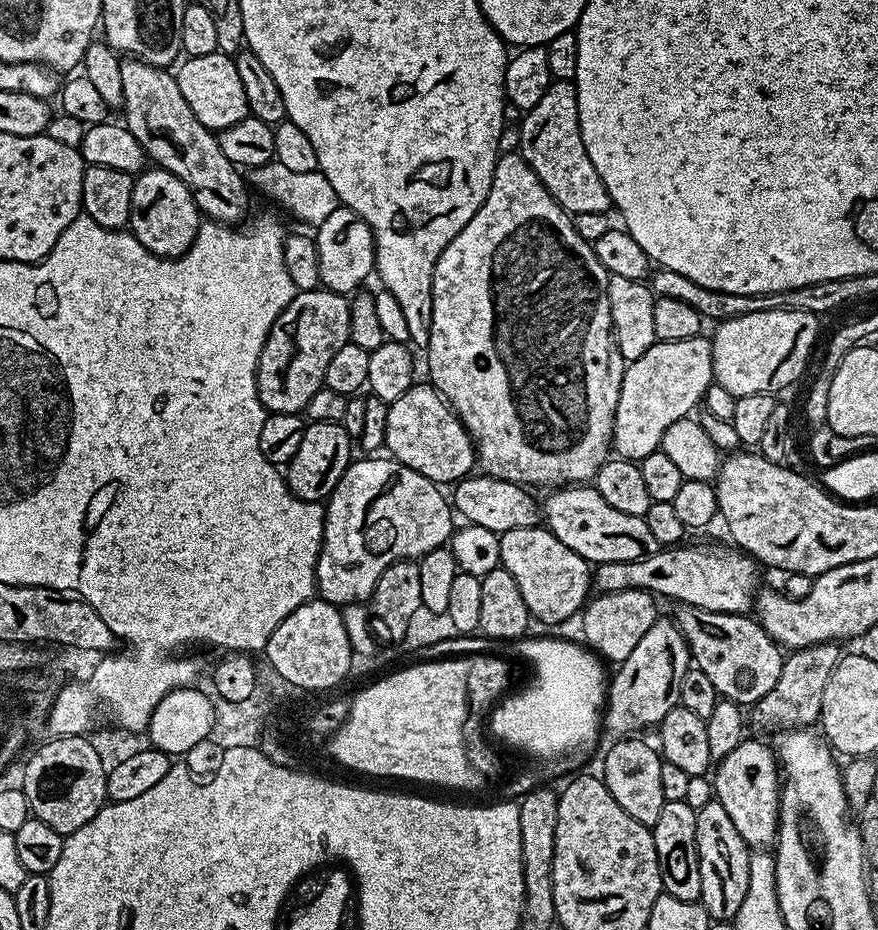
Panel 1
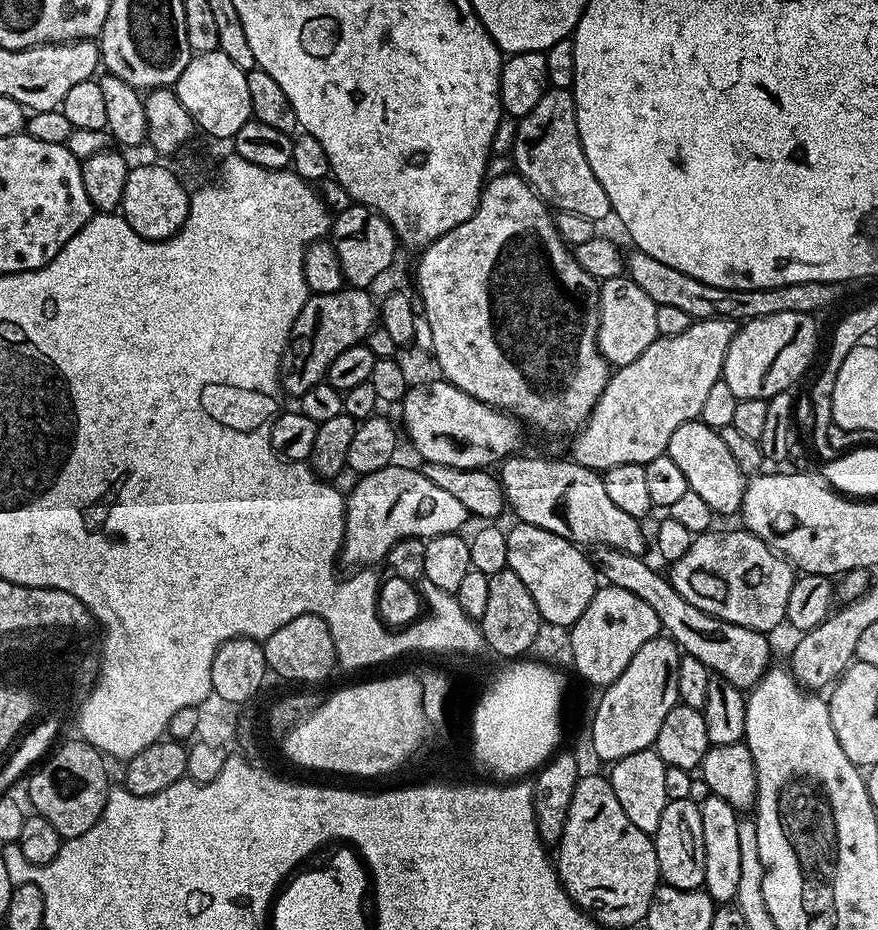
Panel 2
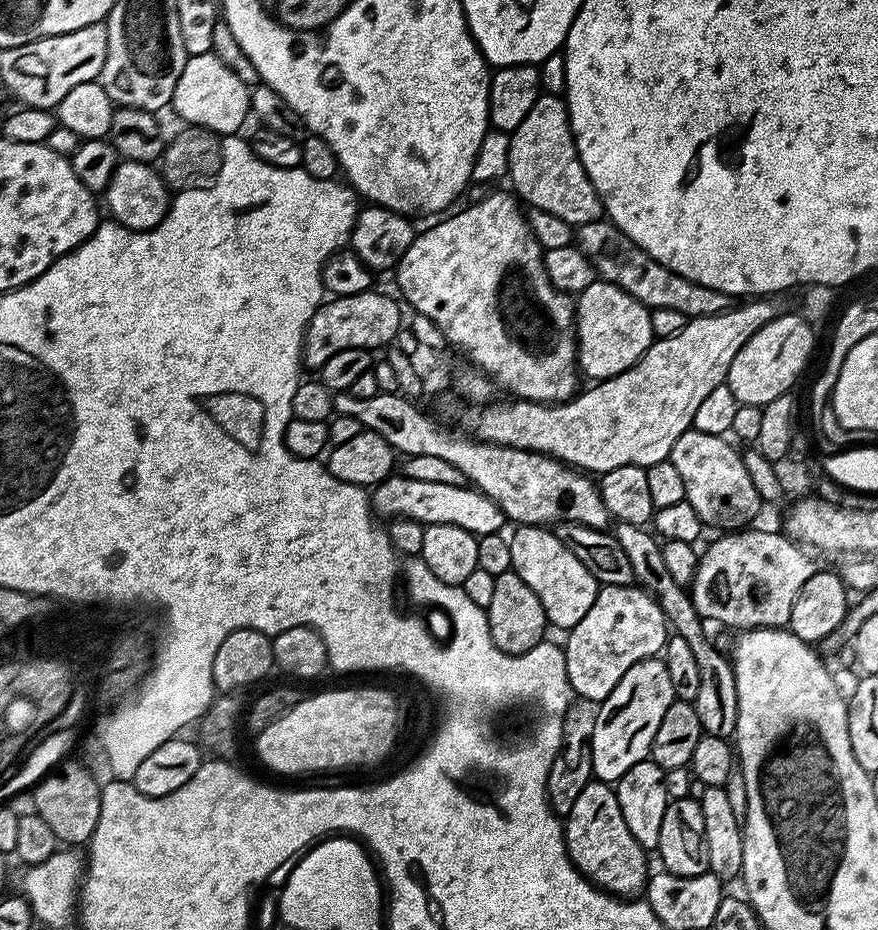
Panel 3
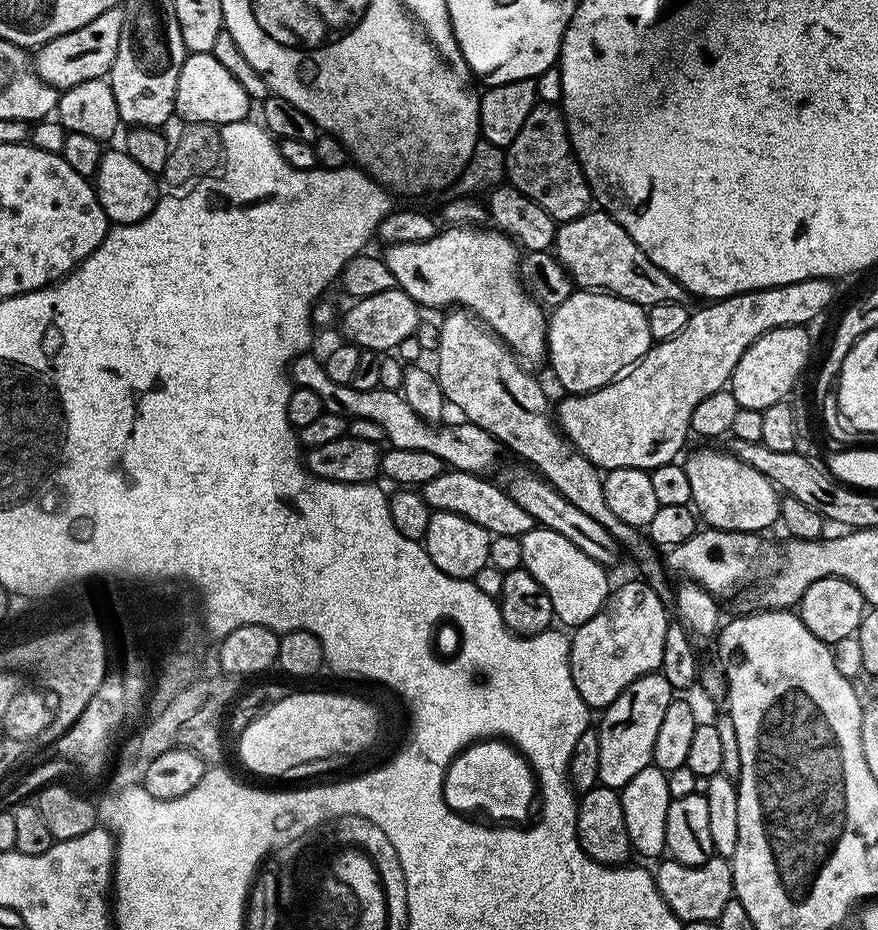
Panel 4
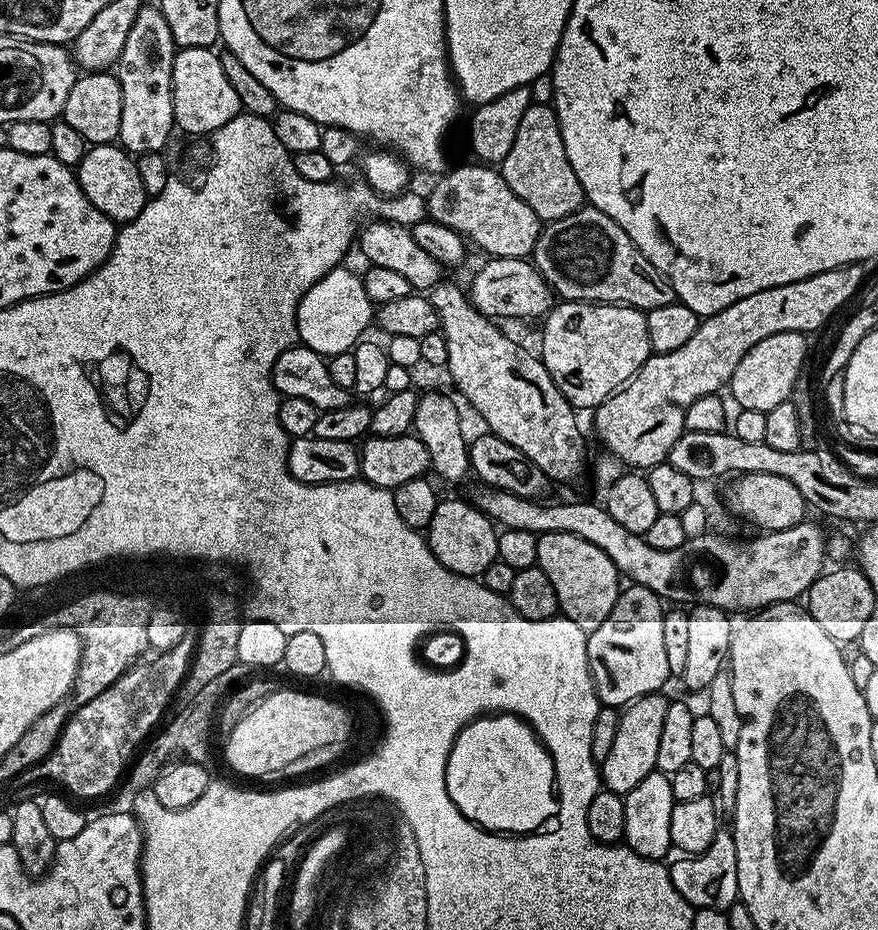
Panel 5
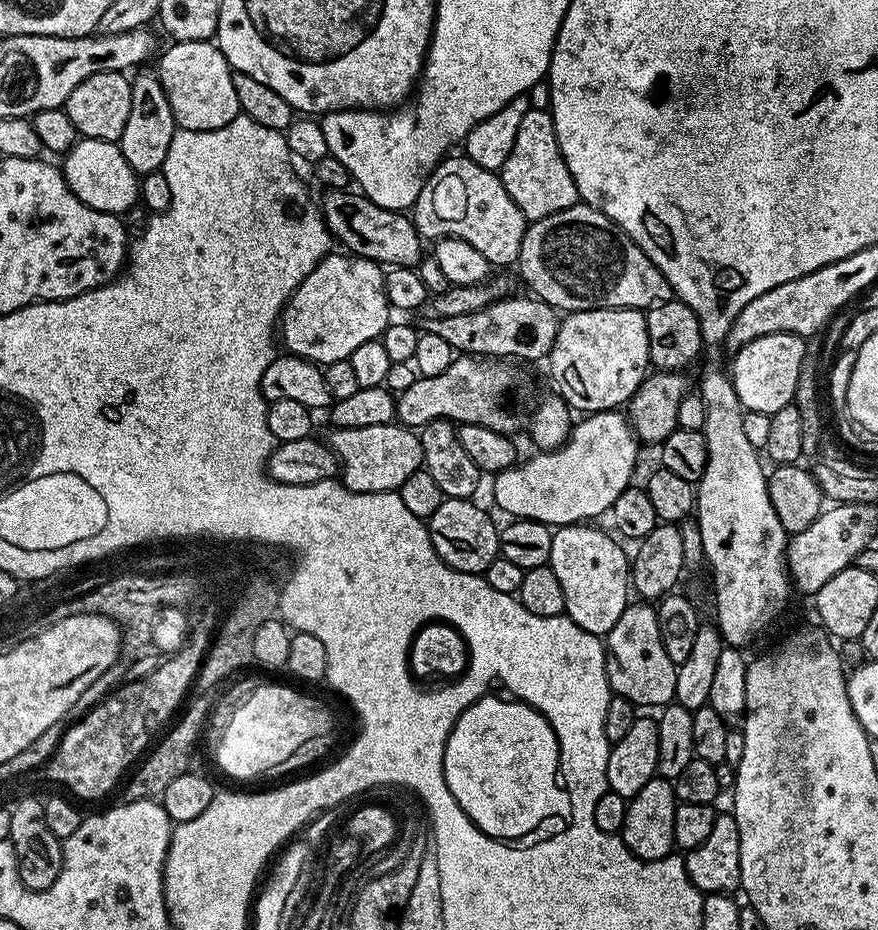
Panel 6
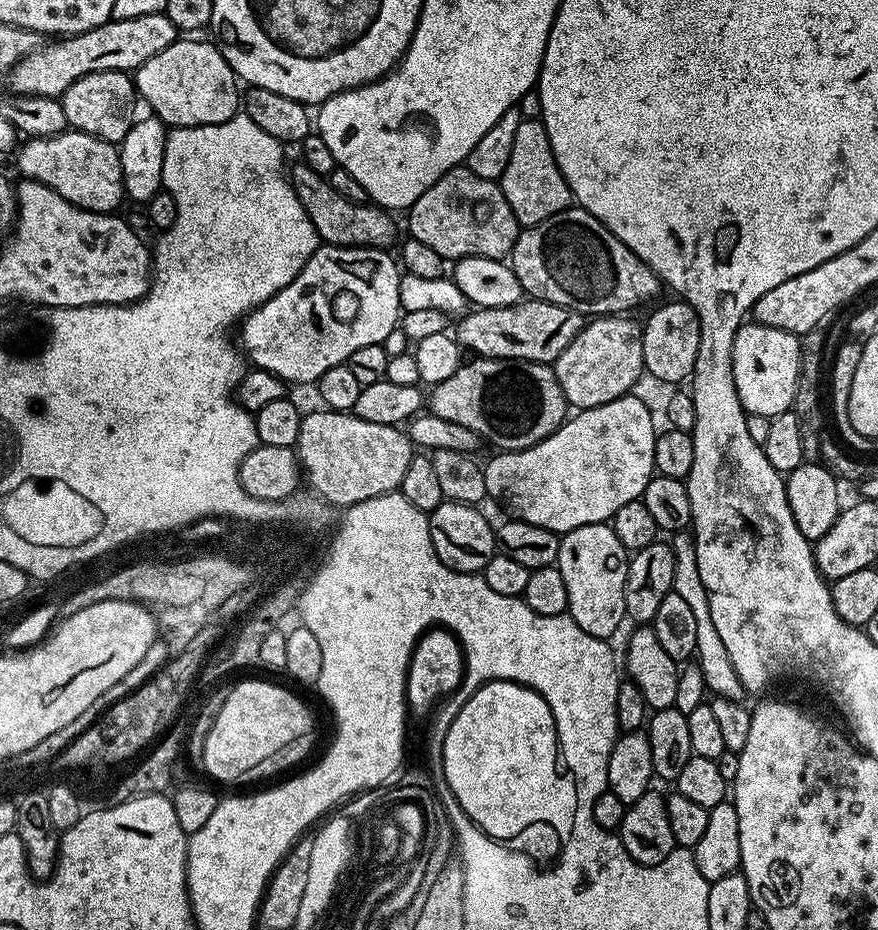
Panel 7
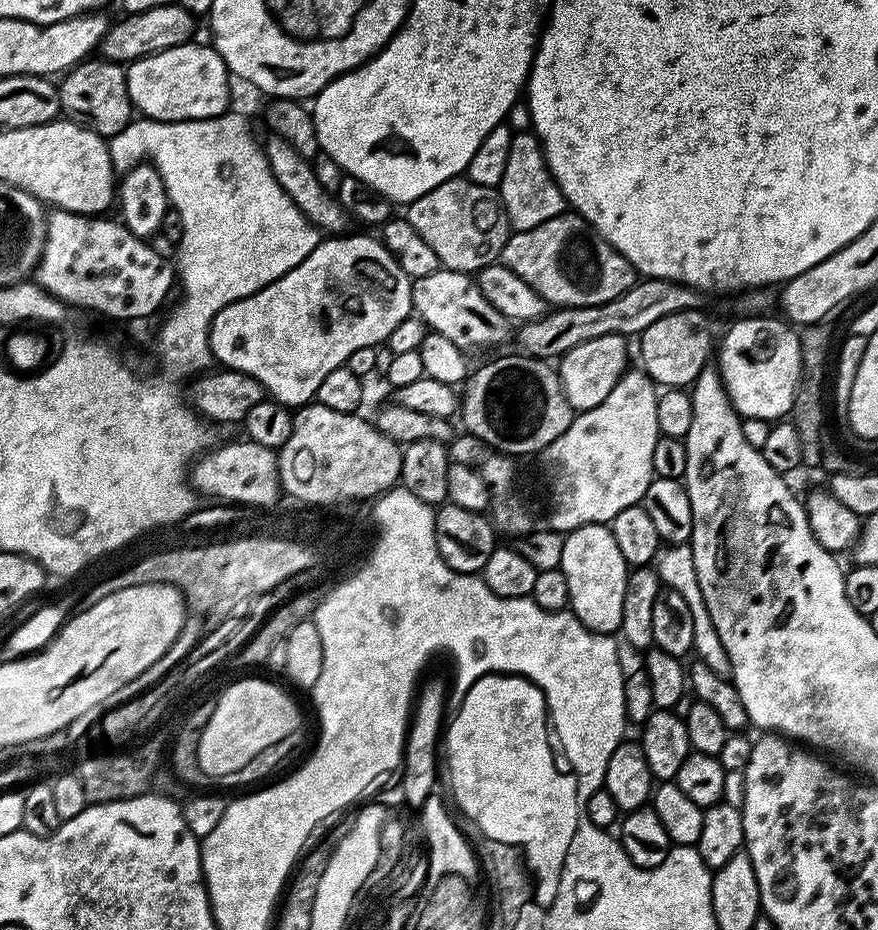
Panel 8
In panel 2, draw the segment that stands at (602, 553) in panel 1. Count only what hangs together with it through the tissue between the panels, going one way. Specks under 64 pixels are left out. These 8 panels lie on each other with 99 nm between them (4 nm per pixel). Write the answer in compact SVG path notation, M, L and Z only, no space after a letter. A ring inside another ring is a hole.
M520 455L509 456L498 468L507 507L519 523L550 530L550 534L558 534L577 546L588 544L622 550L635 556L645 555L641 521L625 514L606 498L604 477L599 471L582 466L571 458L547 460L544 456Z

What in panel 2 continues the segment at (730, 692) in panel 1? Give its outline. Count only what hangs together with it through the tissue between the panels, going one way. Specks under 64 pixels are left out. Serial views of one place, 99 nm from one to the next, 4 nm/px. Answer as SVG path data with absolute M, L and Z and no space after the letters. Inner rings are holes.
M596 546L591 549L590 559L605 585L613 584L622 590L630 590L630 594L638 594L638 598L642 598L642 602L658 614L661 629L680 647L681 653L698 658L698 662L705 664L709 672L726 678L726 682L734 682L734 686L750 690L773 663L772 648L765 633L746 626L734 626L734 622L719 620L698 610L698 606L690 606L690 602L676 593L671 579L667 575L659 576L644 556Z

